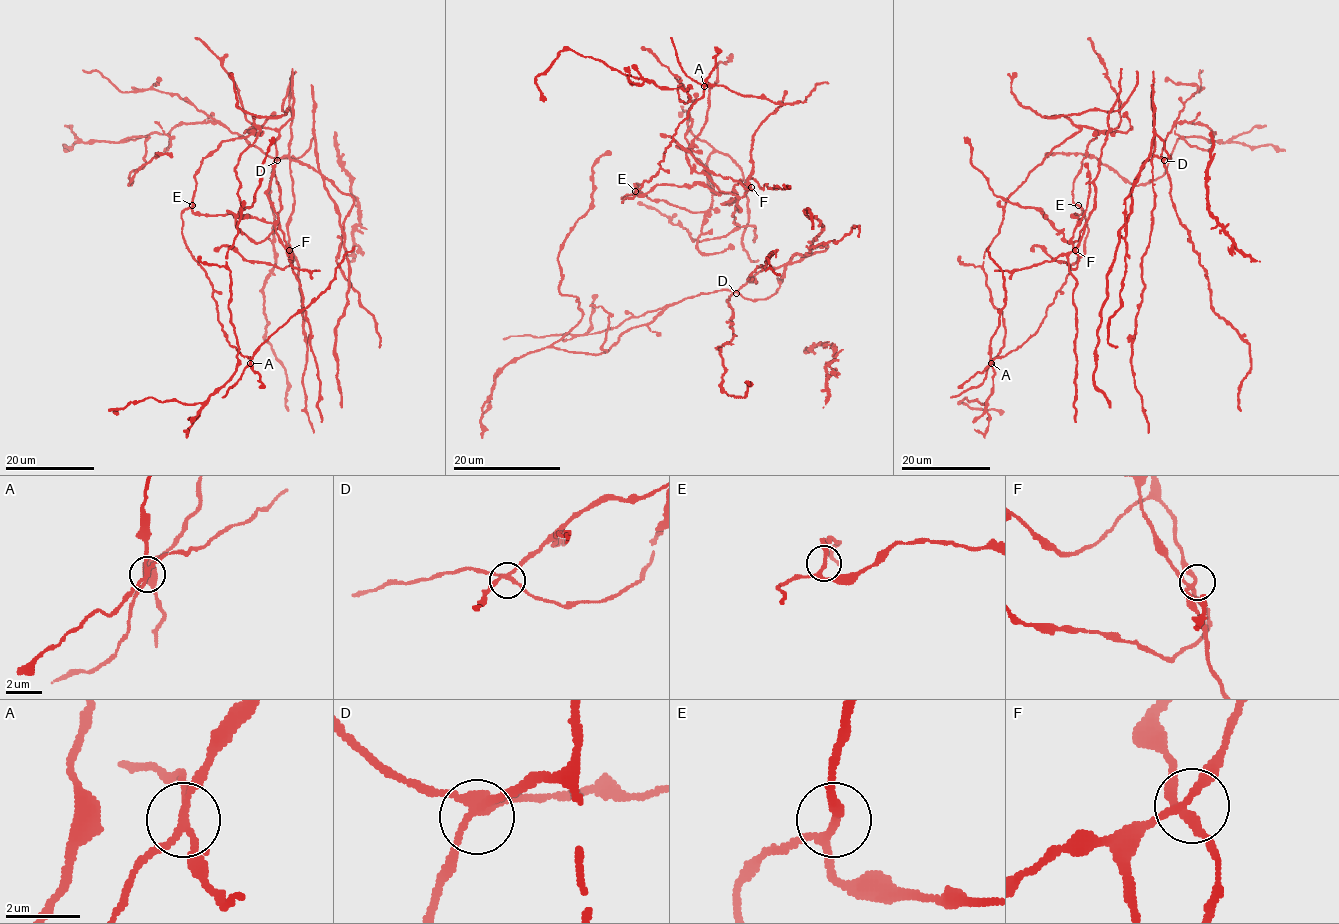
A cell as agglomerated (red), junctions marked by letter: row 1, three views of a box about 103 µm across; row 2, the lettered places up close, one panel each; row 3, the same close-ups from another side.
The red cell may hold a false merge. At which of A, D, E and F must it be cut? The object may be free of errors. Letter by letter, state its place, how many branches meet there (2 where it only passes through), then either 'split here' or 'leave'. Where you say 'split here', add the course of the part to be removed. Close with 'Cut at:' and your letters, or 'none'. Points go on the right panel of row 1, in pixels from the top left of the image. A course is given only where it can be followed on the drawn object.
A: at (991, 363); 4 branches meet; split here; foreign part runs (990, 363), (990, 338), (998, 327), (1006, 291), (1001, 269), (989, 255), (988, 246)
D: at (1164, 160); 4 branches meet; leave
E: at (1078, 205); 3 branches meet; leave
F: at (1075, 250); 4 branches meet; leave
Cut at: A

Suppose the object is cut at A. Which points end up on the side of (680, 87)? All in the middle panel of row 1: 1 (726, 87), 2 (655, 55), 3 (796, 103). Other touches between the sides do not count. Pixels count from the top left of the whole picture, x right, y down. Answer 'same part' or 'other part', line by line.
1: other part
2: same part
3: other part

